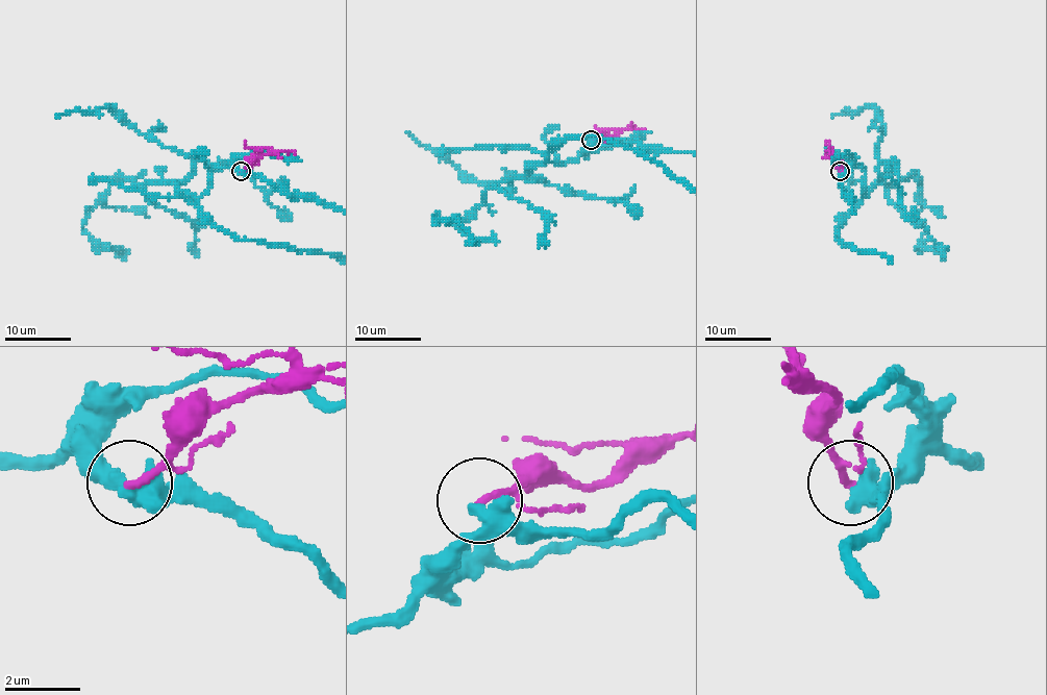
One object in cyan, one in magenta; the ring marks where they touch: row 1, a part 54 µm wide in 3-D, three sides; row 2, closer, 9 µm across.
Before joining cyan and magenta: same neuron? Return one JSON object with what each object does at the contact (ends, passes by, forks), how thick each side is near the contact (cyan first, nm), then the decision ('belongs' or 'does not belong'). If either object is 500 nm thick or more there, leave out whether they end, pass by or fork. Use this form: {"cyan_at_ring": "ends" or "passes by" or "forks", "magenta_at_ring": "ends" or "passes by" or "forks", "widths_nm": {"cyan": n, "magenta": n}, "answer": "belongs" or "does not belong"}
{"cyan_at_ring": "passes by", "magenta_at_ring": "passes by", "widths_nm": {"cyan": 440, "magenta": 140}, "answer": "does not belong"}

